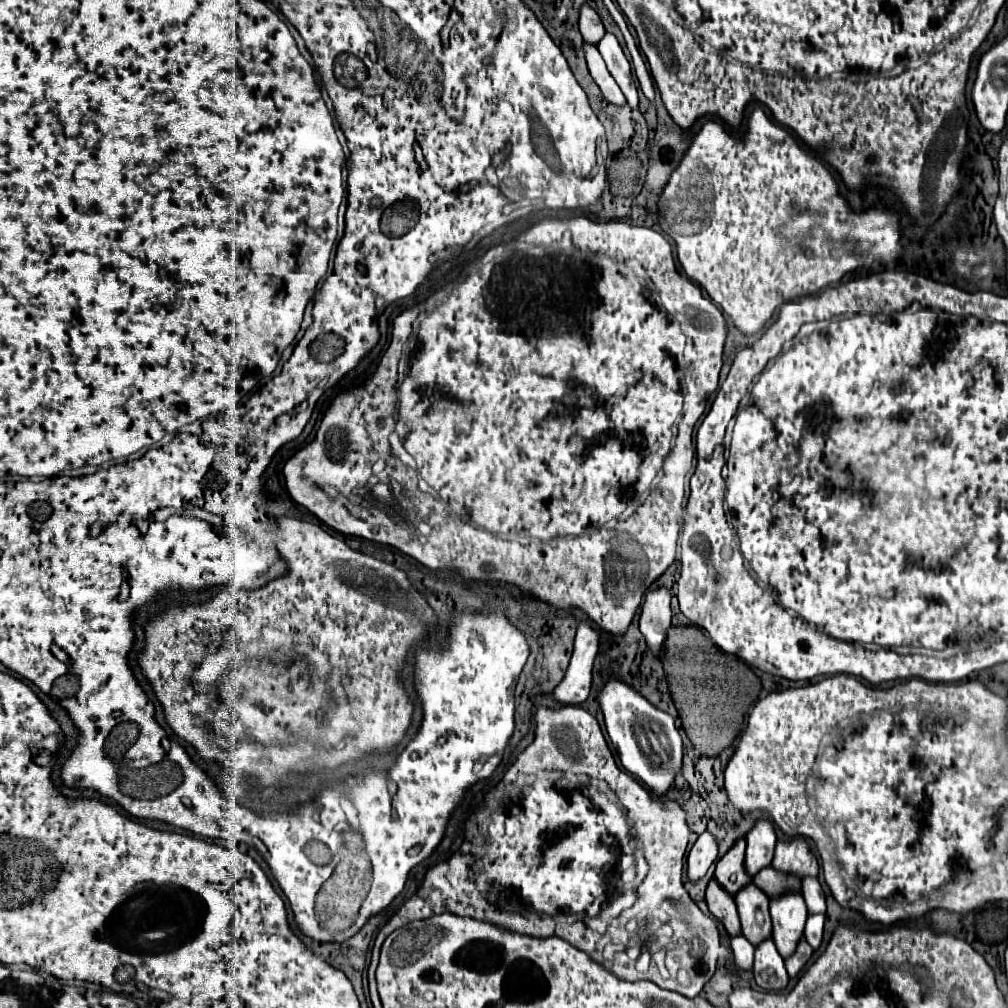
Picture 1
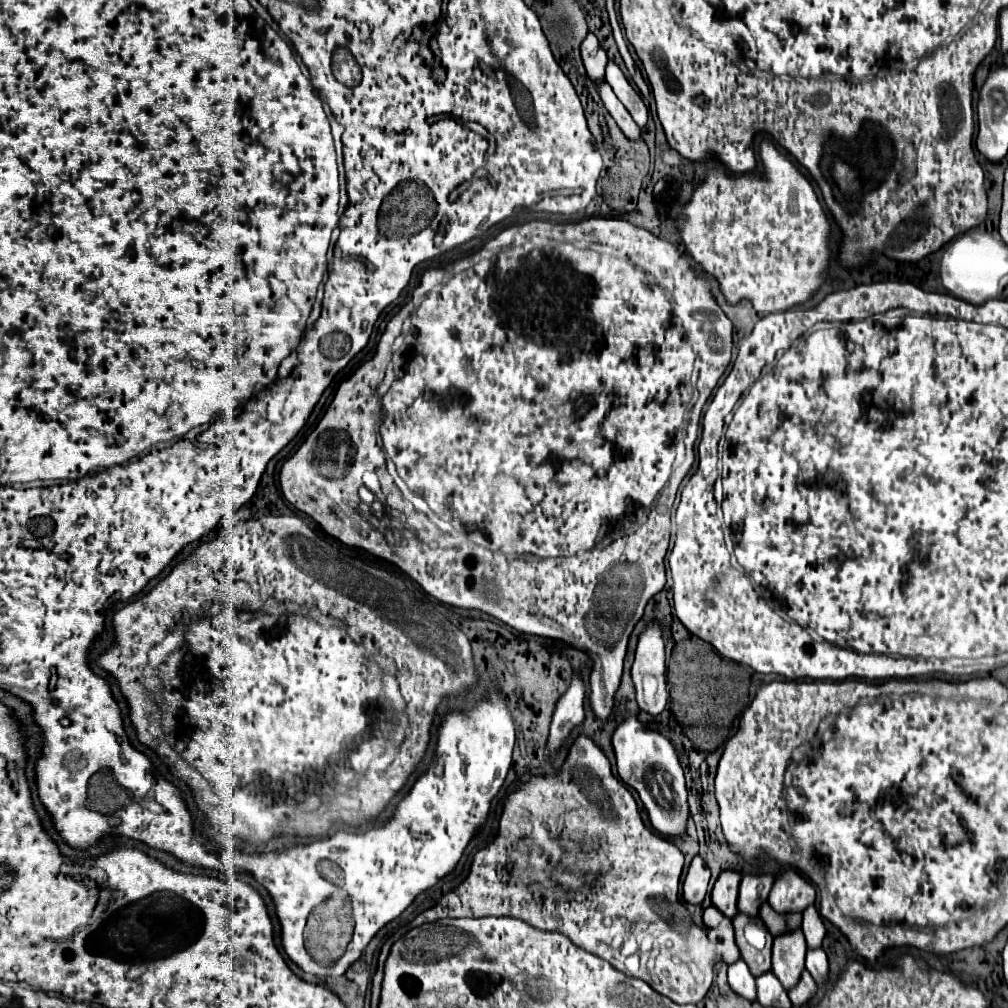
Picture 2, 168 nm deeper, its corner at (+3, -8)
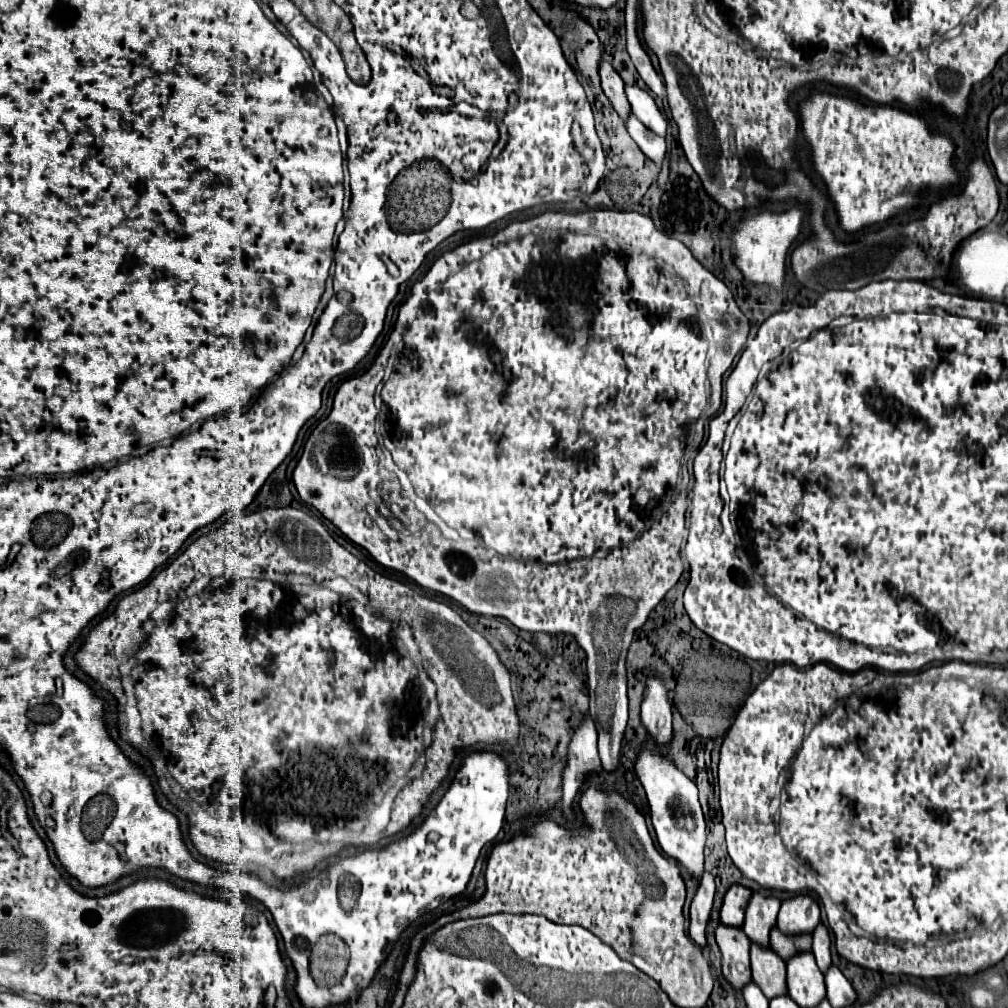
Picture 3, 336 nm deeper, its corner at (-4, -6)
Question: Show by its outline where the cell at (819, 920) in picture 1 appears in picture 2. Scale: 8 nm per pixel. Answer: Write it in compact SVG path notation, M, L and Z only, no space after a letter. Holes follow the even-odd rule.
M822 947L808 949L808 953L806 953L806 969L814 977L814 981L818 981L818 983L824 983L826 981L828 959L826 959L826 953L824 953Z

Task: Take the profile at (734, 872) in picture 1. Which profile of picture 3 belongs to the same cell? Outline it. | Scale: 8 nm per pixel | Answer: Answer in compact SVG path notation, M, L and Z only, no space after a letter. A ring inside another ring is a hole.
M733 885L723 899L721 907L721 923L727 927L741 927L745 921L745 909L751 899L751 889Z

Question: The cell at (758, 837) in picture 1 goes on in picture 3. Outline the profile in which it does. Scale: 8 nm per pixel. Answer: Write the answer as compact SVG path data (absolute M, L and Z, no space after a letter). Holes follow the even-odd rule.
M753 893L743 925L743 931L751 943L757 943L759 947L769 947L769 933L777 923L777 913L779 901L775 897Z

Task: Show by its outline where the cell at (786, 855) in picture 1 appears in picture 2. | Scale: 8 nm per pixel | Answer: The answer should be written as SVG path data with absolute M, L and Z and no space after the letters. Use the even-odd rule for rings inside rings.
M784 869L778 873L768 903L774 909L786 911L804 911L816 900L816 889L808 879L804 879L796 869Z

